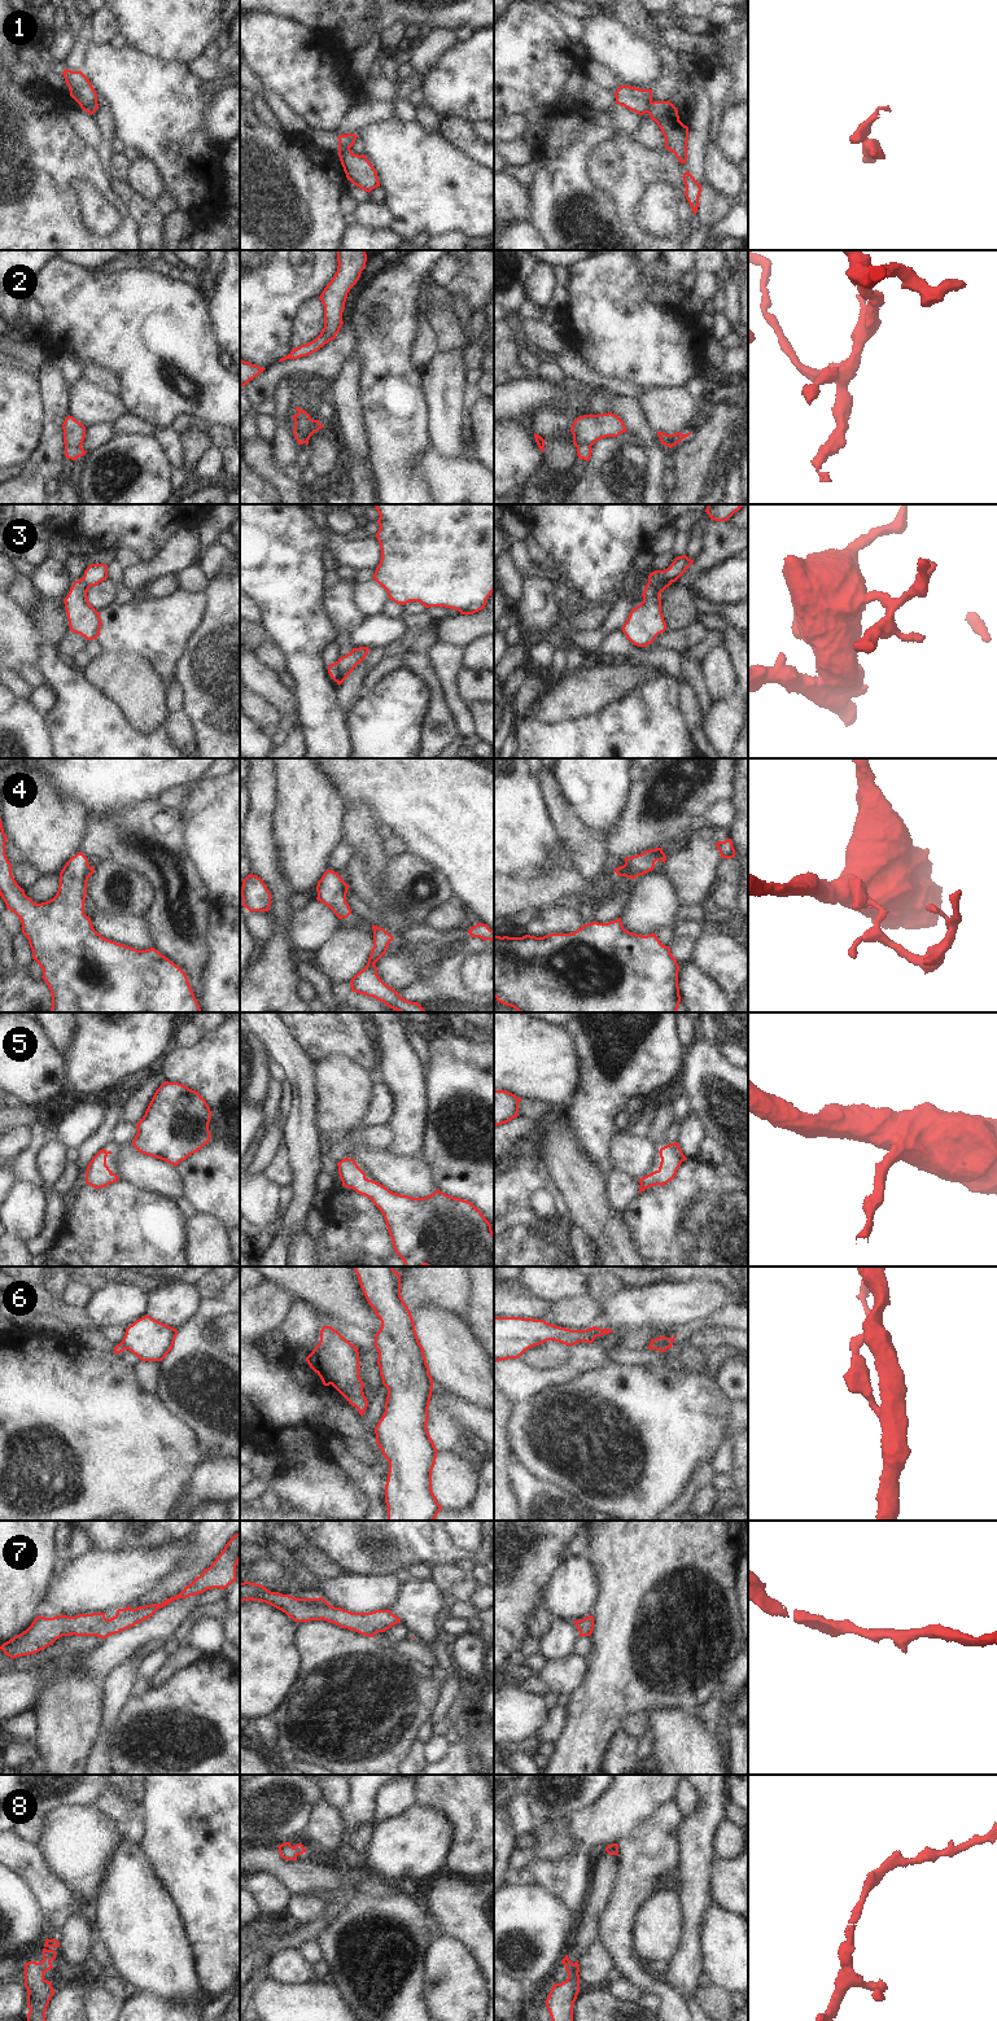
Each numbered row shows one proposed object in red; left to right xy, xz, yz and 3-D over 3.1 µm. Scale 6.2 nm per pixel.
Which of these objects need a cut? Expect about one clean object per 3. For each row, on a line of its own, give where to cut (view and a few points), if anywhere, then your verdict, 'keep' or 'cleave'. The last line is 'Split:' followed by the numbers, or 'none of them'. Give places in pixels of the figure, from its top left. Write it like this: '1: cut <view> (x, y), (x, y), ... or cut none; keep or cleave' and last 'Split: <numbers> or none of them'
1: cut xz (349, 148), (339, 154); cleave
2: cut xy (65, 445), (81, 447); cleave
3: cut yz (670, 581), (665, 577), (659, 577), (648, 582); cleave
4: cut yz (622, 866), (642, 874); cleave
5: cut none; keep
6: cut yz (650, 1343), (663, 1343), (668, 1347); cleave
7: cut none; keep
8: cut xy (40, 1962), (43, 1973); cleave
Split: 1, 2, 3, 4, 6, 8

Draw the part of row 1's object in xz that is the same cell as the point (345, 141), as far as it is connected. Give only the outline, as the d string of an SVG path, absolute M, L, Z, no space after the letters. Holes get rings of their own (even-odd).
M347 134L347 135L338 135L338 154L349 150L357 140L355 134Z

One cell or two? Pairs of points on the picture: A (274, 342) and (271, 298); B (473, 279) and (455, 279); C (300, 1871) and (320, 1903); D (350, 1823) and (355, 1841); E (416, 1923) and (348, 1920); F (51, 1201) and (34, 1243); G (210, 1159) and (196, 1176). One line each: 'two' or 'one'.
A: one
B: one
C: two
D: two
E: one
F: one
G: one

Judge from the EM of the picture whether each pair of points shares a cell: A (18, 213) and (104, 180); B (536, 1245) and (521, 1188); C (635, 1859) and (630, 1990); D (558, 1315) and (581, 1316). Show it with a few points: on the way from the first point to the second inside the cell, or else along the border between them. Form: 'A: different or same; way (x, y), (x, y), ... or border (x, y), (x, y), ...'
A: same; way (39, 192), (58, 173), (83, 173)
B: same; way (521, 1230), (521, 1202)
C: different; border (615, 1974), (628, 1978), (643, 1993)
D: same; way (563, 1315), (576, 1315)

